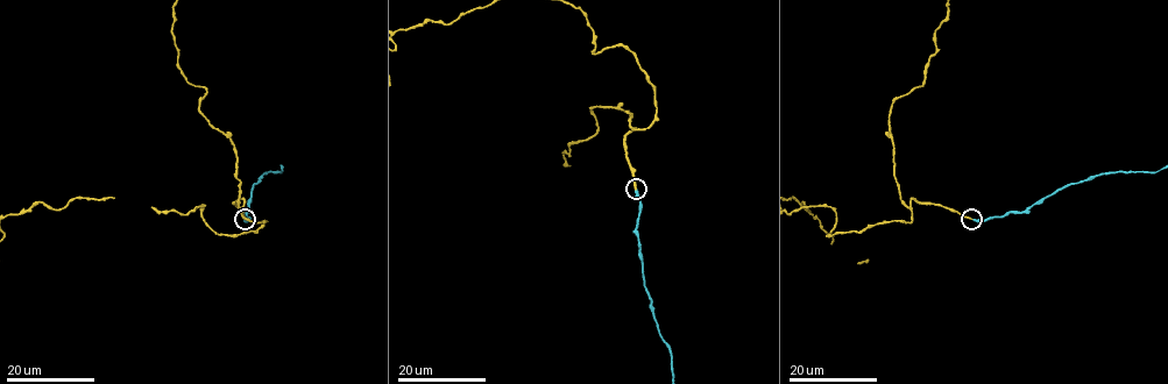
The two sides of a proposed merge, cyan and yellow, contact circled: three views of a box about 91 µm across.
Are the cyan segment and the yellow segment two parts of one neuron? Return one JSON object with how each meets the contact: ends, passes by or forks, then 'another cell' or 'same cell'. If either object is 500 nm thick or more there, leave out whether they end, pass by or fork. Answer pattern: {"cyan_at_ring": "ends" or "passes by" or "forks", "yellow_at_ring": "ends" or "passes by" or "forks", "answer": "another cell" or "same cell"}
{"cyan_at_ring": "ends", "yellow_at_ring": "ends", "answer": "same cell"}

